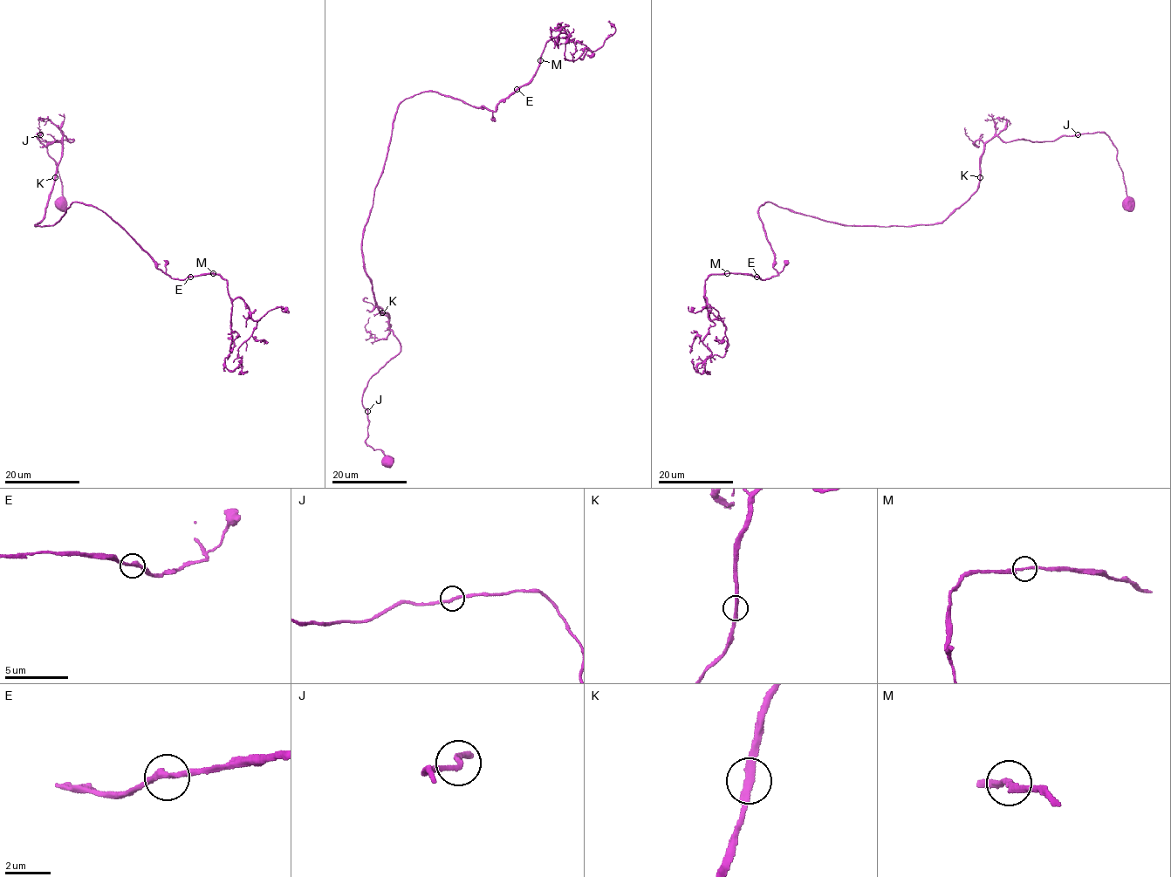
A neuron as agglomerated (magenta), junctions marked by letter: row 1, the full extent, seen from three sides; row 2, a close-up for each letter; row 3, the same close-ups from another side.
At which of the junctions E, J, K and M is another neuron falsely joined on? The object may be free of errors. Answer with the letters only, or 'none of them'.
none of them

